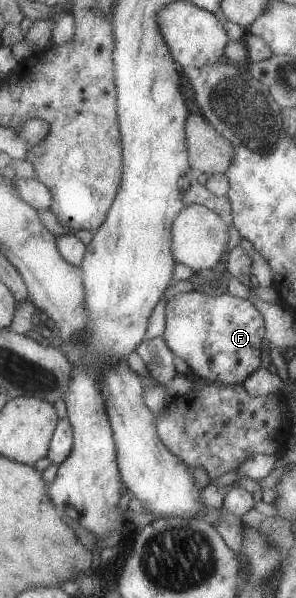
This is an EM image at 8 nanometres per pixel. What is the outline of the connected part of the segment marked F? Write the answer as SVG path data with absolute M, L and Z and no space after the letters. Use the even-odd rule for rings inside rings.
M197 290L182 292L169 301L164 337L202 379L220 385L243 384L262 363L262 341L267 337L262 316L250 299L230 294L210 297Z

